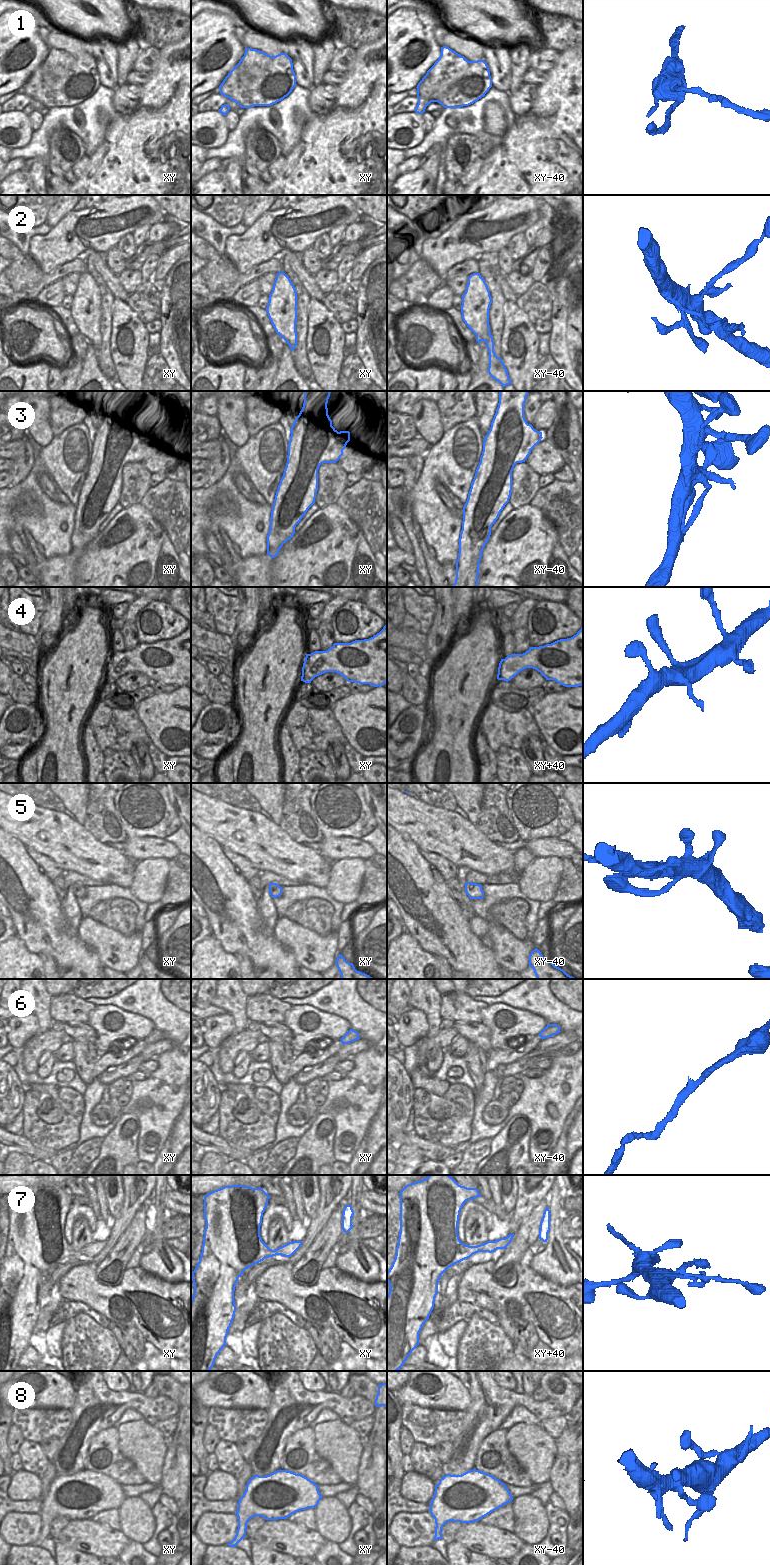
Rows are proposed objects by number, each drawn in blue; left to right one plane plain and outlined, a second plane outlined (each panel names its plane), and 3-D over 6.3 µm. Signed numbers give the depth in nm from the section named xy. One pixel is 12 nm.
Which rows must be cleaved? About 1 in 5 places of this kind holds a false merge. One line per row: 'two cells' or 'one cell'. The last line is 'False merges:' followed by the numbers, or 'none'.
1: two cells
2: one cell
3: two cells
4: one cell
5: one cell
6: one cell
7: one cell
8: one cell
False merges: 1, 3

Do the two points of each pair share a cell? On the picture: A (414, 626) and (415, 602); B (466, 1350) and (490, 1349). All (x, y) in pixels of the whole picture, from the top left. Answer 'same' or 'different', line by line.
A: different
B: same

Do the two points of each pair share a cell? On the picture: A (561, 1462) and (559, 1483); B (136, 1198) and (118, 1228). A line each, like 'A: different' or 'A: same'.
A: same
B: same

